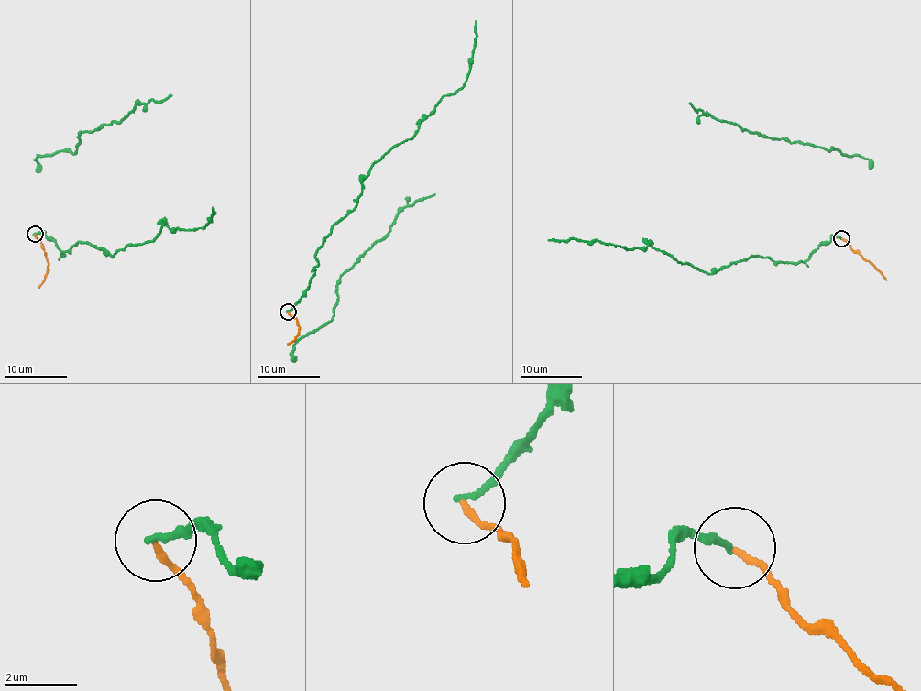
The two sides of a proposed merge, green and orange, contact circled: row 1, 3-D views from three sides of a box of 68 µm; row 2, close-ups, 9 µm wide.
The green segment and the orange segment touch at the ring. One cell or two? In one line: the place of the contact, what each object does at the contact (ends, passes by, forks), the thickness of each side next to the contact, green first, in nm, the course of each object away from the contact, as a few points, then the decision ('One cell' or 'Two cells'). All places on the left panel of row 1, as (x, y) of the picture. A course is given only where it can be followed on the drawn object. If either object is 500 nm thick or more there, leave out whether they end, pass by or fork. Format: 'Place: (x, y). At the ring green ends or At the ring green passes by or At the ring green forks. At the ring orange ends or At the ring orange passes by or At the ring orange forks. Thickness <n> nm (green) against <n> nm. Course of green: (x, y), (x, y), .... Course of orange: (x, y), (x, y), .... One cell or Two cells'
Place: (35, 234). At the ring green ends. At the ring orange ends. Thickness 200 nm (green) against 170 nm. Course of green: (35, 234), (42, 232), (64, 256), (84, 241), (112, 257), (152, 241), (163, 226), (204, 226), (213, 207). Course of orange: (35, 235), (49, 262), (49, 270), (38, 288). Two cells

